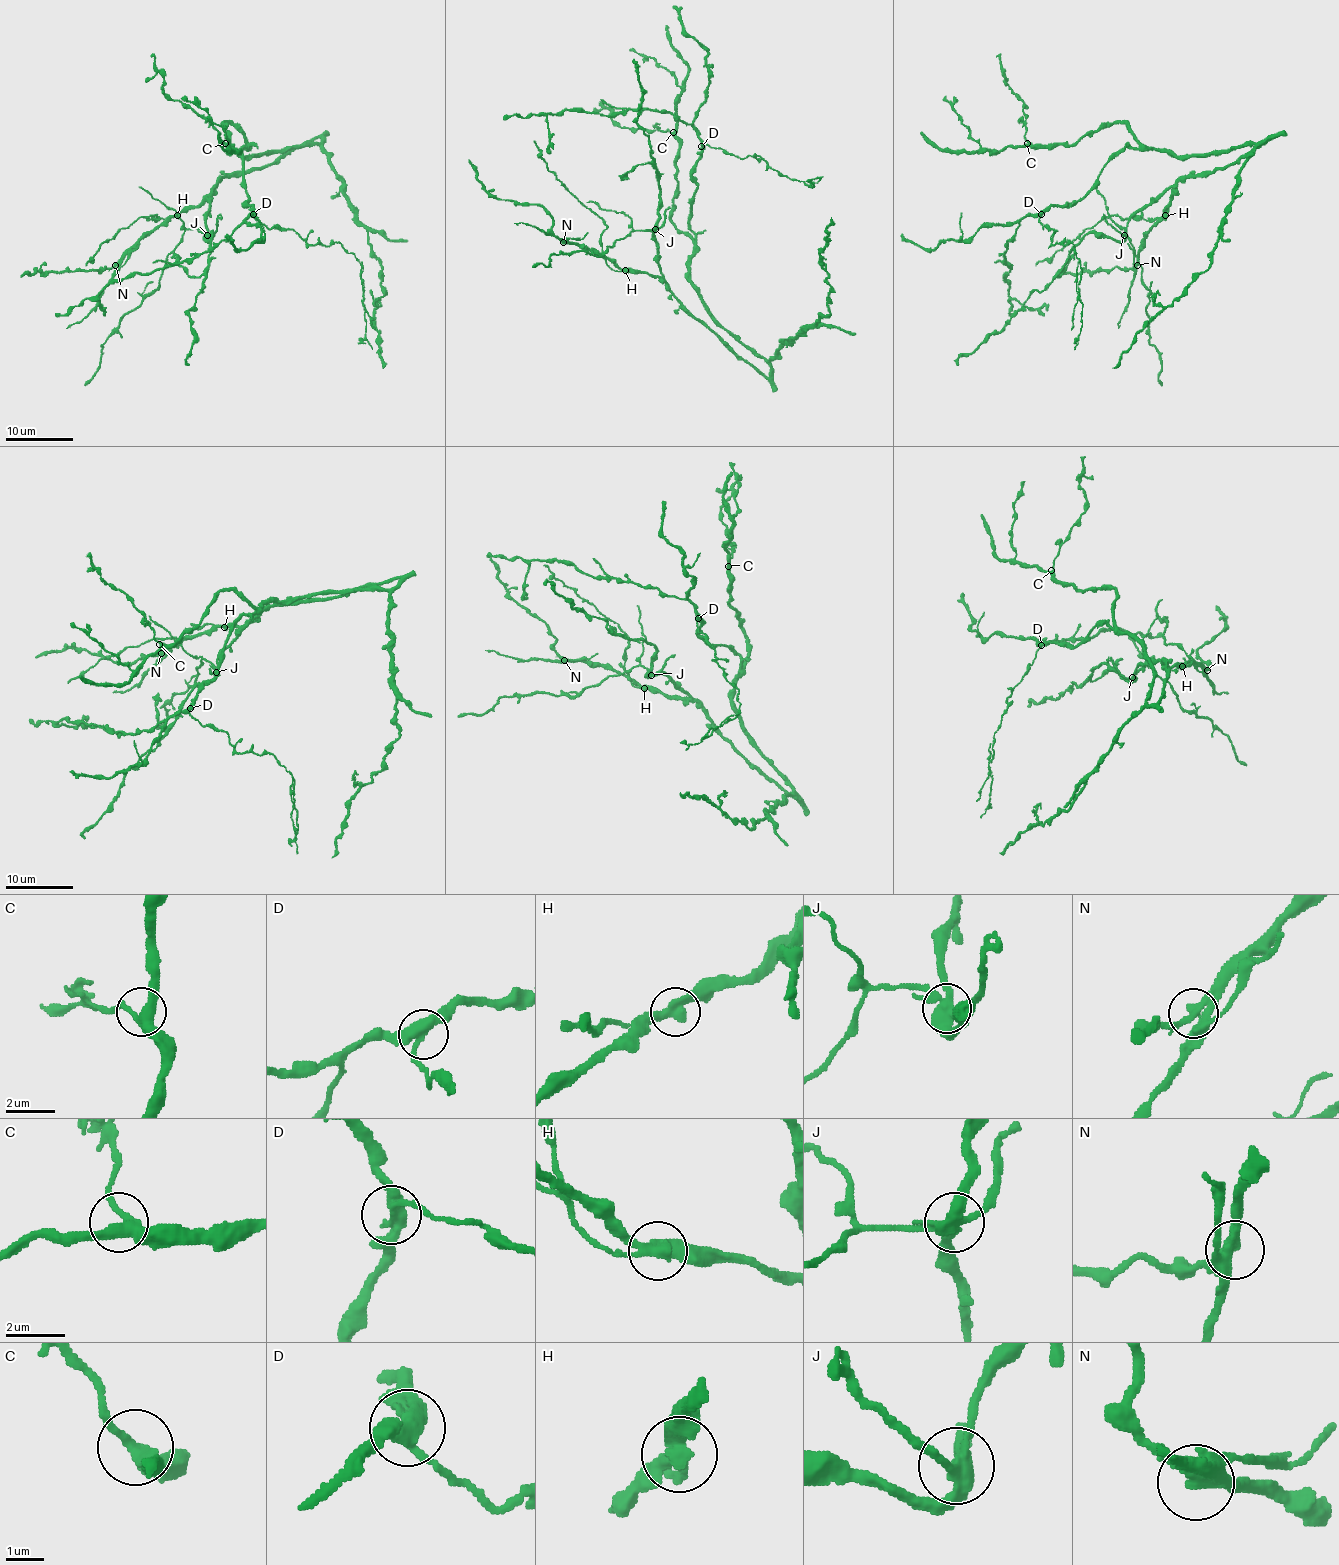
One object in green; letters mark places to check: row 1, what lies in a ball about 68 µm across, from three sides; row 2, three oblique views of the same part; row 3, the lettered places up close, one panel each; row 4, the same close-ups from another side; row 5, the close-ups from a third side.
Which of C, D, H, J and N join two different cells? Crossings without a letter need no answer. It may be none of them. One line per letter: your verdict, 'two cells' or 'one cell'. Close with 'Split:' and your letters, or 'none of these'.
C: one cell
D: two cells
H: two cells
J: two cells
N: one cell
Split: D, H, J

